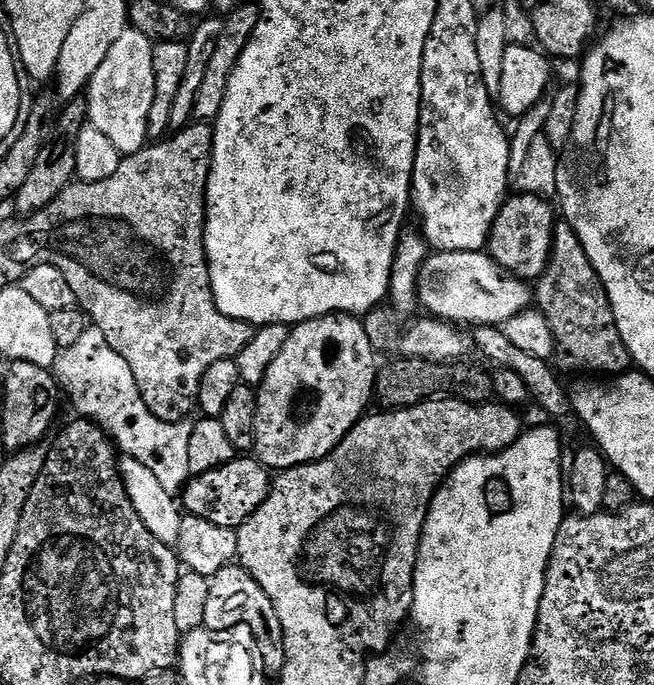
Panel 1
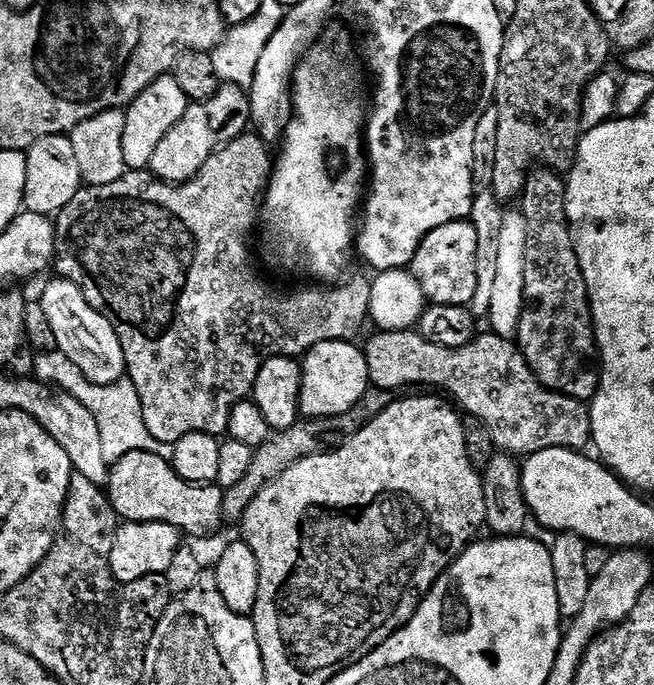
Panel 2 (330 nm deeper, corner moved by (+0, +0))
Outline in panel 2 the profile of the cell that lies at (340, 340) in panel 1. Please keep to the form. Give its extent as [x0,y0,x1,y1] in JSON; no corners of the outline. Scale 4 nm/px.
[301,340,370,422]

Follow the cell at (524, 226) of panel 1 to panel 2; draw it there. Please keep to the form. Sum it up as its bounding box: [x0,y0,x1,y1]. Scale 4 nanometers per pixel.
[410,219,478,306]

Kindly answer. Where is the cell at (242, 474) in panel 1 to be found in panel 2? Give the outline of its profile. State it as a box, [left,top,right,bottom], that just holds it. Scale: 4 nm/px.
[106,452,225,537]

